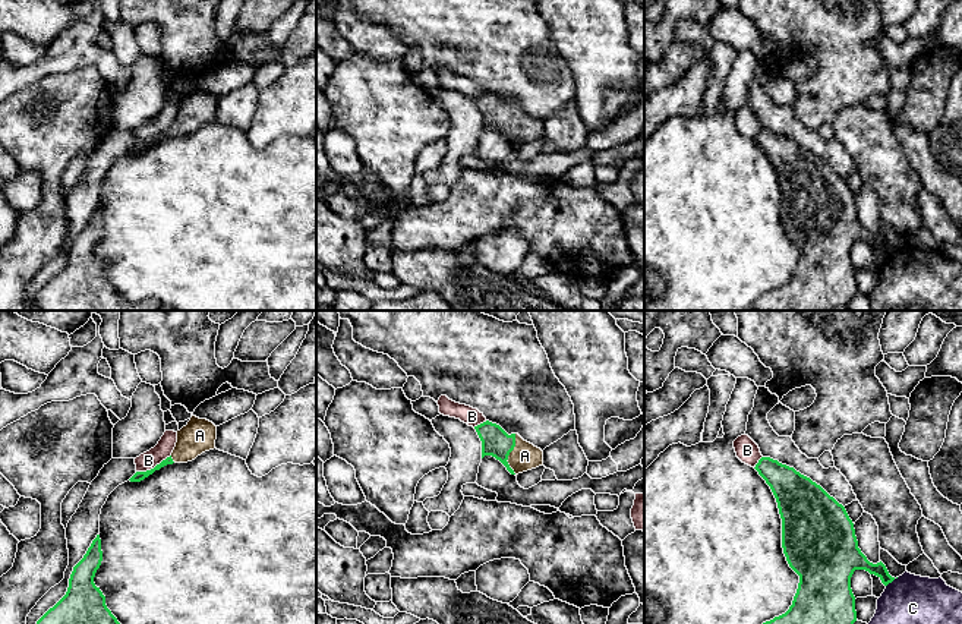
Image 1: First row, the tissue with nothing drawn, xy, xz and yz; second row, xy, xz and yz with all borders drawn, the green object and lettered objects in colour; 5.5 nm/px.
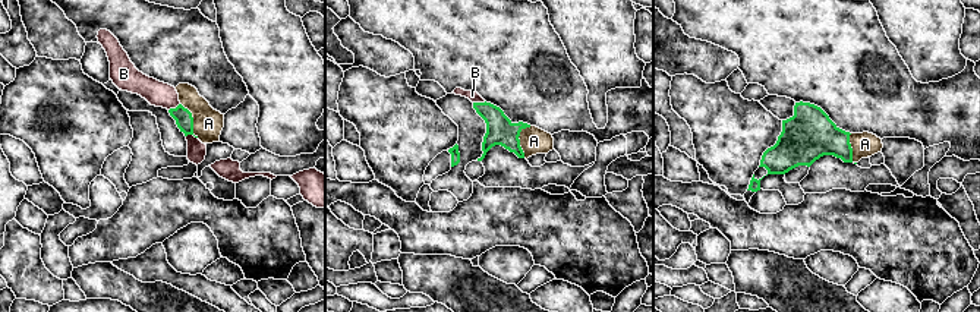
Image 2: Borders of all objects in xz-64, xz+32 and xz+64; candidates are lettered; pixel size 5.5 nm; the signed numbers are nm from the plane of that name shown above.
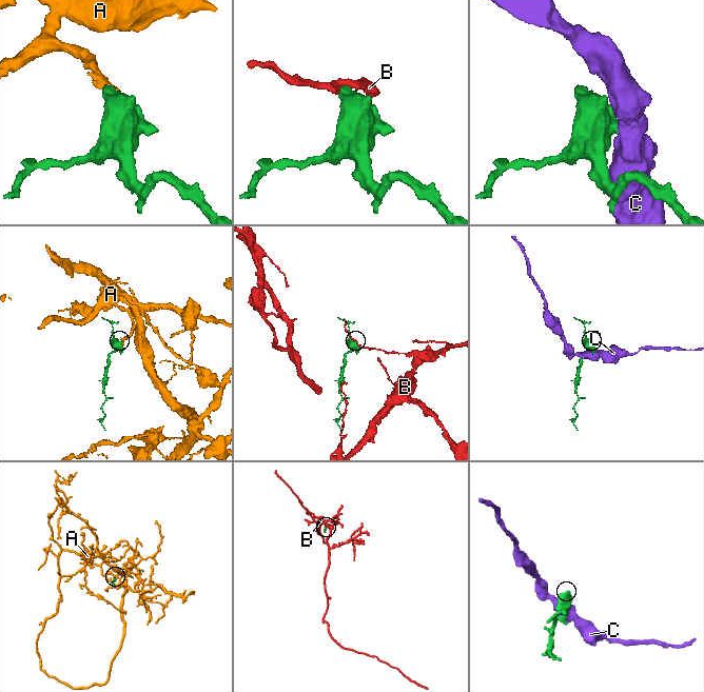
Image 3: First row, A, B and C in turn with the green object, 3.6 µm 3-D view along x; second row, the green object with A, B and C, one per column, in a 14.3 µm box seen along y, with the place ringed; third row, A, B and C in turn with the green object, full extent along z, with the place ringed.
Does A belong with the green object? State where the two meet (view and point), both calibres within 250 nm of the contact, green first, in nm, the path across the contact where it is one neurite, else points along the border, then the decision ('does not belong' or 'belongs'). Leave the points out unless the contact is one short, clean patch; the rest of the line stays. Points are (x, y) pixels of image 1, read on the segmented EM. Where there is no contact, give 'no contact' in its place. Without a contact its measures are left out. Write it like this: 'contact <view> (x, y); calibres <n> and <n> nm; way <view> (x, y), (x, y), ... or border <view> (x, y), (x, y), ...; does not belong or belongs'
contact xz (508, 454); calibres 160 and 150 nm; way xz (495, 441), (508, 454), (524, 456); belongs

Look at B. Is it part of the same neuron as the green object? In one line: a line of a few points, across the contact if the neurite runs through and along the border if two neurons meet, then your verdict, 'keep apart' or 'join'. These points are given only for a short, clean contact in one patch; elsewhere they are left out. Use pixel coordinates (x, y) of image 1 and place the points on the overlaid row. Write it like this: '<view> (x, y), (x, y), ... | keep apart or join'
xy (170, 454), (153, 468), (136, 472) | keep apart

